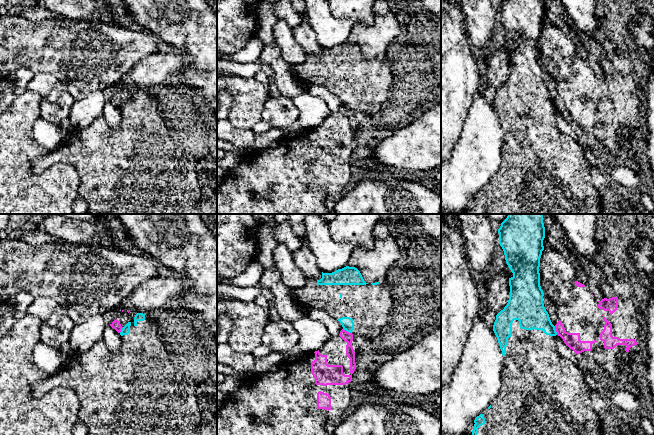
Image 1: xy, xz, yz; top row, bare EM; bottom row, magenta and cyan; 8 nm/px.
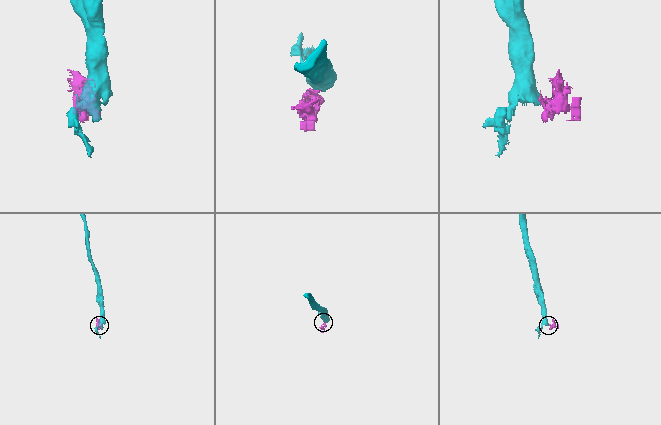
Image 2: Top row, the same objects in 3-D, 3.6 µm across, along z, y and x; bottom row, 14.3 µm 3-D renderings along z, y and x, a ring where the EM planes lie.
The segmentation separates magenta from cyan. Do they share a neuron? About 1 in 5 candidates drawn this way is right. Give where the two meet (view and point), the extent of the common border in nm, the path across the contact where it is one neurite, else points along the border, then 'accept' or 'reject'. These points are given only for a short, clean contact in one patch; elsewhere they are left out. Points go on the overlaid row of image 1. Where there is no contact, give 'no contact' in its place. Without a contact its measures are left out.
xz (346, 331) | 80 nm | along xz (343, 328), (351, 333) | reject

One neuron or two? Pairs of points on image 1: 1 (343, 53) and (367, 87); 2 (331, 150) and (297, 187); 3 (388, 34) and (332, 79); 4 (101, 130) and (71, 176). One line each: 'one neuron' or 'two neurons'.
1: one neuron
2: one neuron
3: two neurons
4: two neurons

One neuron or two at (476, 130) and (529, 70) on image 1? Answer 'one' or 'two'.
two

